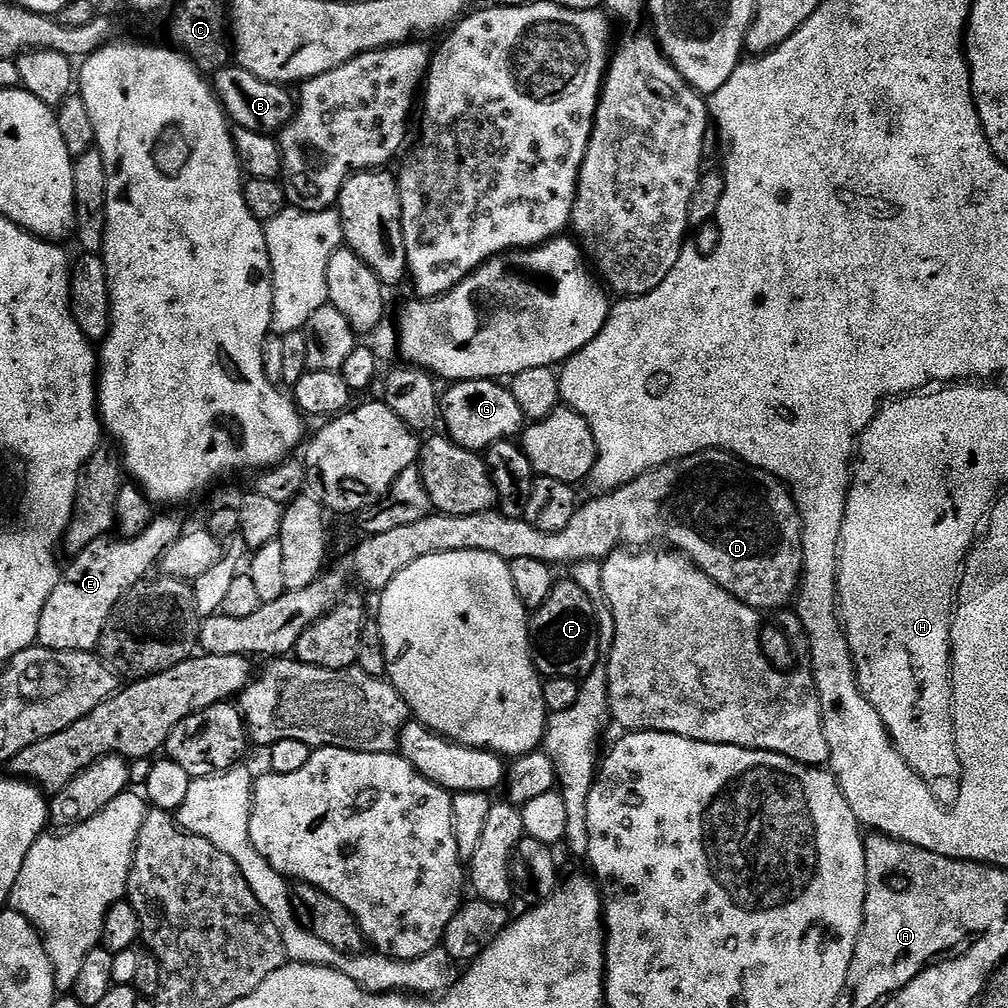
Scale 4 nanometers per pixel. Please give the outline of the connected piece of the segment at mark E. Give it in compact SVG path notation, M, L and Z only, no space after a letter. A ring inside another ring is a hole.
M157 515L138 538L126 540L109 534L98 542L90 542L82 554L71 557L61 571L60 581L54 586L42 618L38 618L36 644L55 652L91 652L100 646L102 630L118 602L133 586L159 565L164 551L184 535L186 525L176 516ZM116 539L116 540L115 540Z

